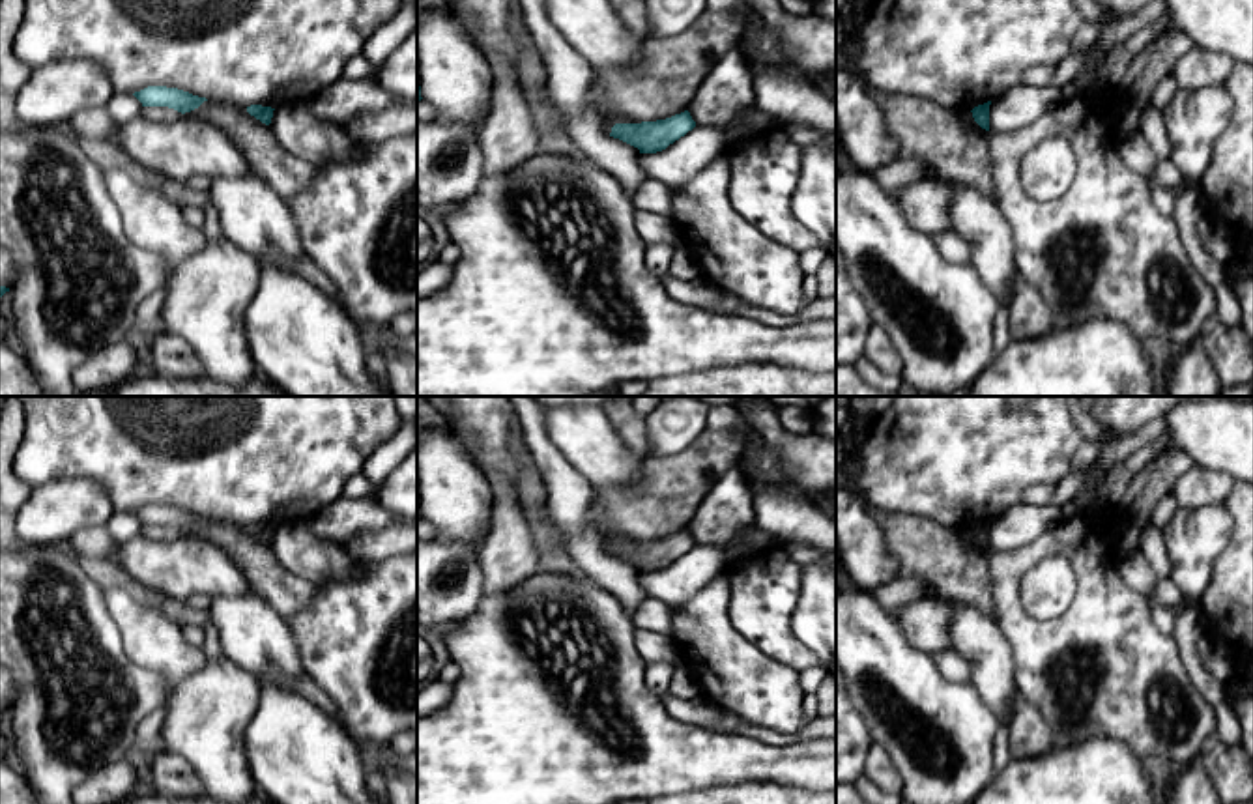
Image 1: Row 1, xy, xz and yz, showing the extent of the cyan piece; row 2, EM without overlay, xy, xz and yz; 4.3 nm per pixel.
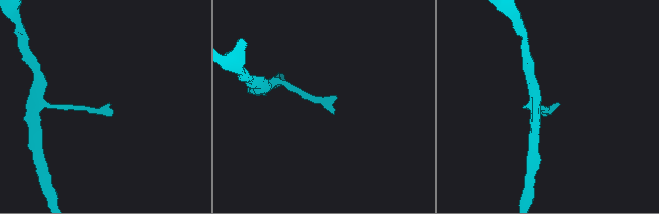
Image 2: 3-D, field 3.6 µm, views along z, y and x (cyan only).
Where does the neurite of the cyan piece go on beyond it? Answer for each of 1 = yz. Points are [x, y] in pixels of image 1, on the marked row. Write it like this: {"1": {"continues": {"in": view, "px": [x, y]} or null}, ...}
{"1": {"continues": null}}

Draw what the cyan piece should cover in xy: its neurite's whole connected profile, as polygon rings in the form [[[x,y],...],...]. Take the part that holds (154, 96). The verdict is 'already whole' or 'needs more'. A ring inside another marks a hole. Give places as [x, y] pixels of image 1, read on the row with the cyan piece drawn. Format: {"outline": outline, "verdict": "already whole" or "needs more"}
{"outline": [[[148,86],[133,95],[142,103],[142,107],[168,107],[181,114],[191,112],[208,101],[206,97],[166,86]]], "verdict": "already whole"}

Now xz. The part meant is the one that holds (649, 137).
{"outline": [[[684,110],[666,120],[641,122],[641,123],[615,123],[610,136],[619,138],[640,153],[656,153],[684,136],[696,127],[690,112]]], "verdict": "already whole"}

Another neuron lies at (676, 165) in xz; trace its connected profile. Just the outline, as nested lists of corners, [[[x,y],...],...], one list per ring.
[[[696,125],[666,150],[640,153],[640,165],[647,170],[649,178],[671,189],[690,181],[720,153],[726,153],[722,133]]]

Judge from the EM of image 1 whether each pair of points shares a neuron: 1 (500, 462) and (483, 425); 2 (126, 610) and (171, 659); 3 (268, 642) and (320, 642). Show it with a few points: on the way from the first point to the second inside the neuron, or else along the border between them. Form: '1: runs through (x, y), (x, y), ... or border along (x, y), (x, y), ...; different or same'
1: runs through (496, 453), (492, 434); same
2: runs through (137, 621), (159, 647); same
3: border along (287, 623), (302, 668), (309, 675); different

